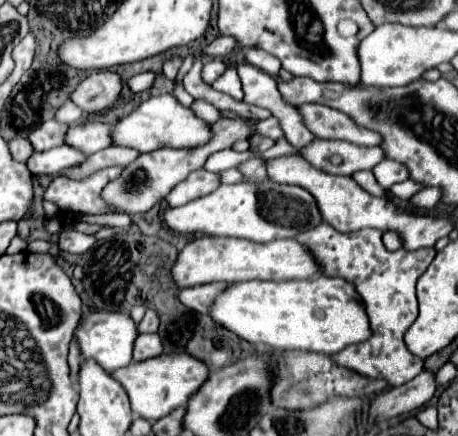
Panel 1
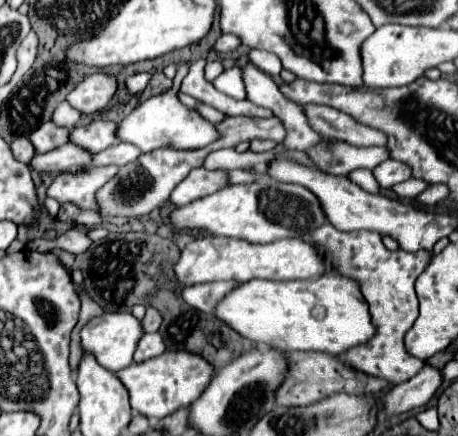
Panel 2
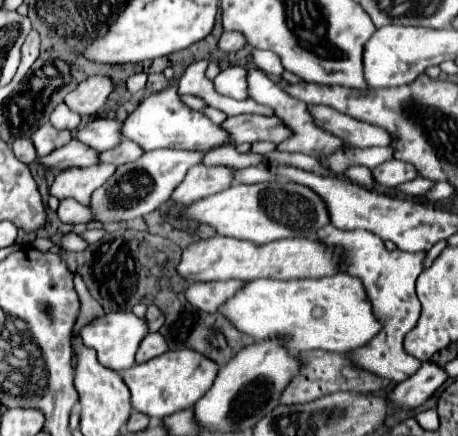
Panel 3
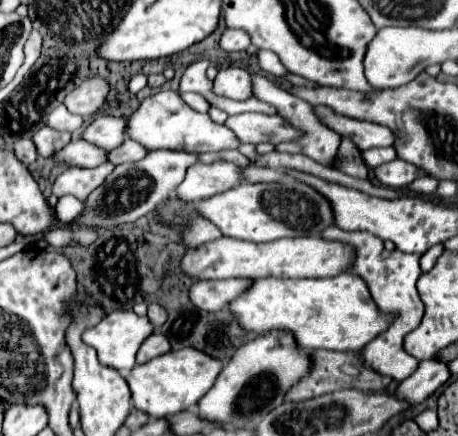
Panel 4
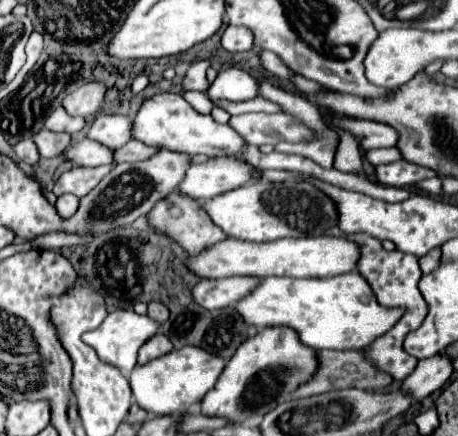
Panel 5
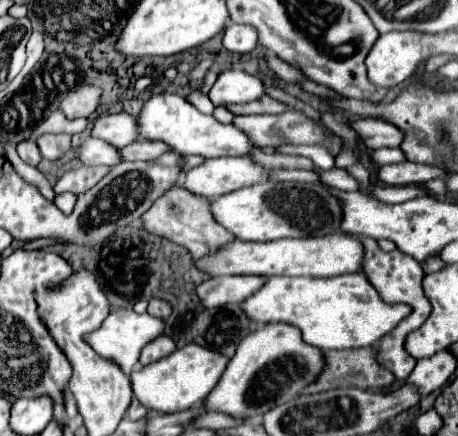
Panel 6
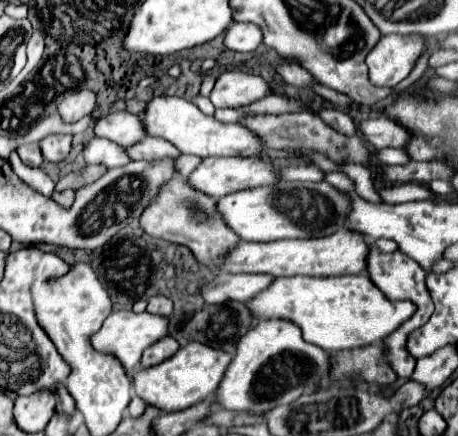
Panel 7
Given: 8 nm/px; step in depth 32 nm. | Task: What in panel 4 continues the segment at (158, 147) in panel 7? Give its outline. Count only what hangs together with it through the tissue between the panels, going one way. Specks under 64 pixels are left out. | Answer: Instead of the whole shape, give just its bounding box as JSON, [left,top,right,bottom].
[106,140,148,164]

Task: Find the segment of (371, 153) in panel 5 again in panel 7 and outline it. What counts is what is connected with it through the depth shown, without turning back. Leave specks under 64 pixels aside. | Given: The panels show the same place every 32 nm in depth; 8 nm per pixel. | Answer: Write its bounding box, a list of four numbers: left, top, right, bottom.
[376,148,410,164]

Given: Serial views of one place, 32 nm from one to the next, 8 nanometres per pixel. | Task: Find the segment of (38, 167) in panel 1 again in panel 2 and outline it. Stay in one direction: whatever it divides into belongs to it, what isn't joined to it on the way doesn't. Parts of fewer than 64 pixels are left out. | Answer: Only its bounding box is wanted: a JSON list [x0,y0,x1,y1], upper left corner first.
[30,144,92,172]

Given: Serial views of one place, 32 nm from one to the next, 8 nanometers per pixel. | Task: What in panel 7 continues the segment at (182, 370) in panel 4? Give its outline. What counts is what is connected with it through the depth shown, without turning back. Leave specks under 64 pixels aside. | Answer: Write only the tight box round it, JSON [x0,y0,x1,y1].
[134,342,232,412]

